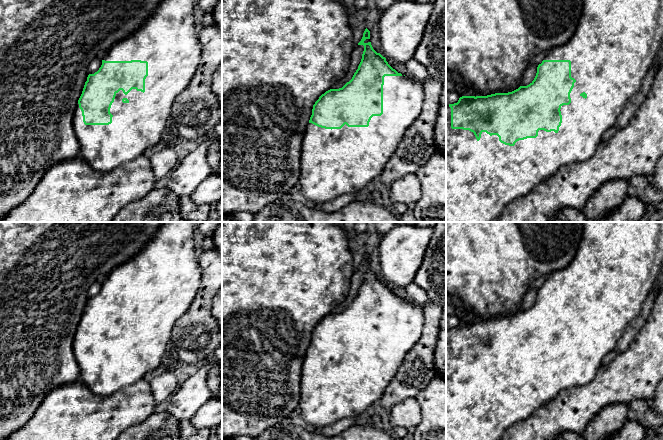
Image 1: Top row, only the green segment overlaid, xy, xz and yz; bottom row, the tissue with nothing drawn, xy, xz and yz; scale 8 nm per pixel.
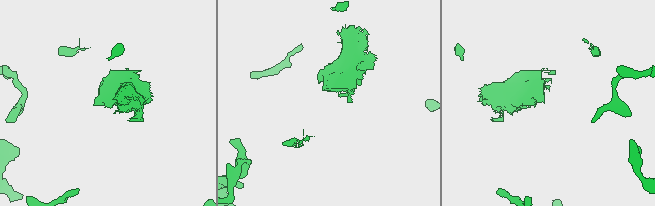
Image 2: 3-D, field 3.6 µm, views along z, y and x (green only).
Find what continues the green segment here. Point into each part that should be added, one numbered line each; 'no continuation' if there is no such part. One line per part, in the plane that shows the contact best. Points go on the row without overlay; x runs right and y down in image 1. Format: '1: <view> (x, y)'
1: yz (617, 263)

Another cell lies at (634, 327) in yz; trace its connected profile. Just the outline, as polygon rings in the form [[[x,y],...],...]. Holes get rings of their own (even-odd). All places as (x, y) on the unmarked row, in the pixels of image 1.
[[[659,290],[650,291],[642,307],[641,314],[636,319],[632,320],[629,323],[629,325],[625,329],[624,334],[616,343],[616,346],[614,348],[614,351],[616,353],[622,353],[626,351],[630,347],[631,343],[633,342],[635,337],[638,335],[640,330],[644,327],[645,323],[647,322],[652,312],[658,292]]]

